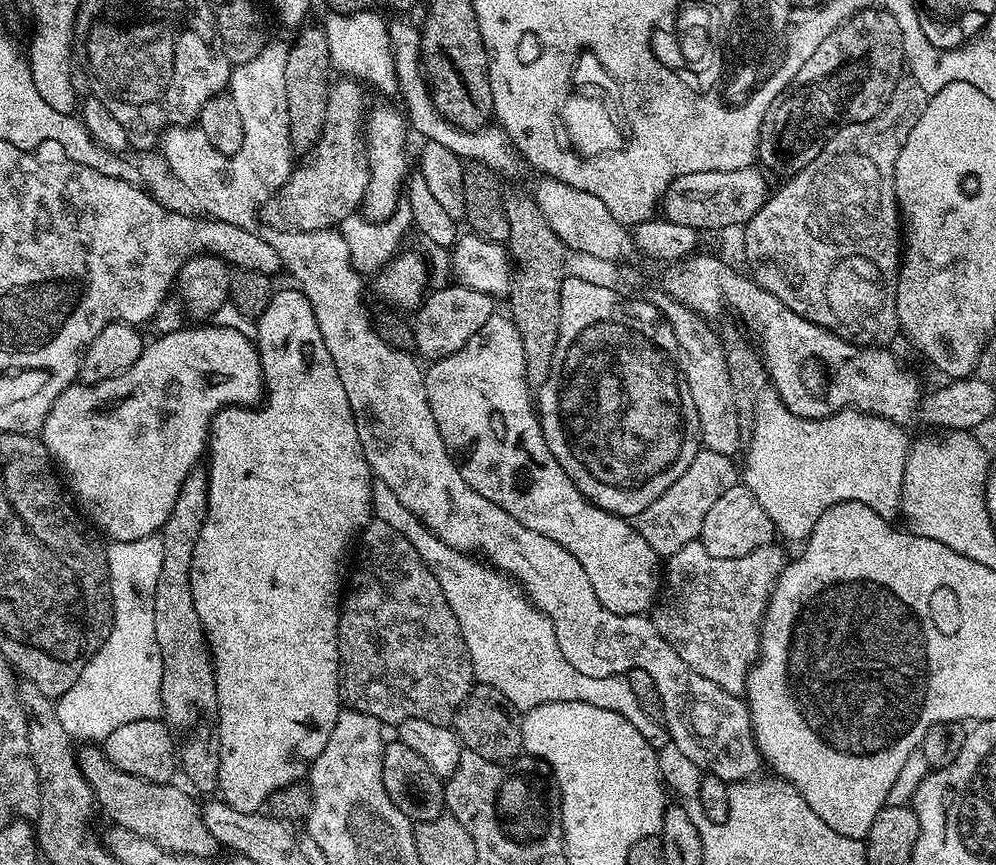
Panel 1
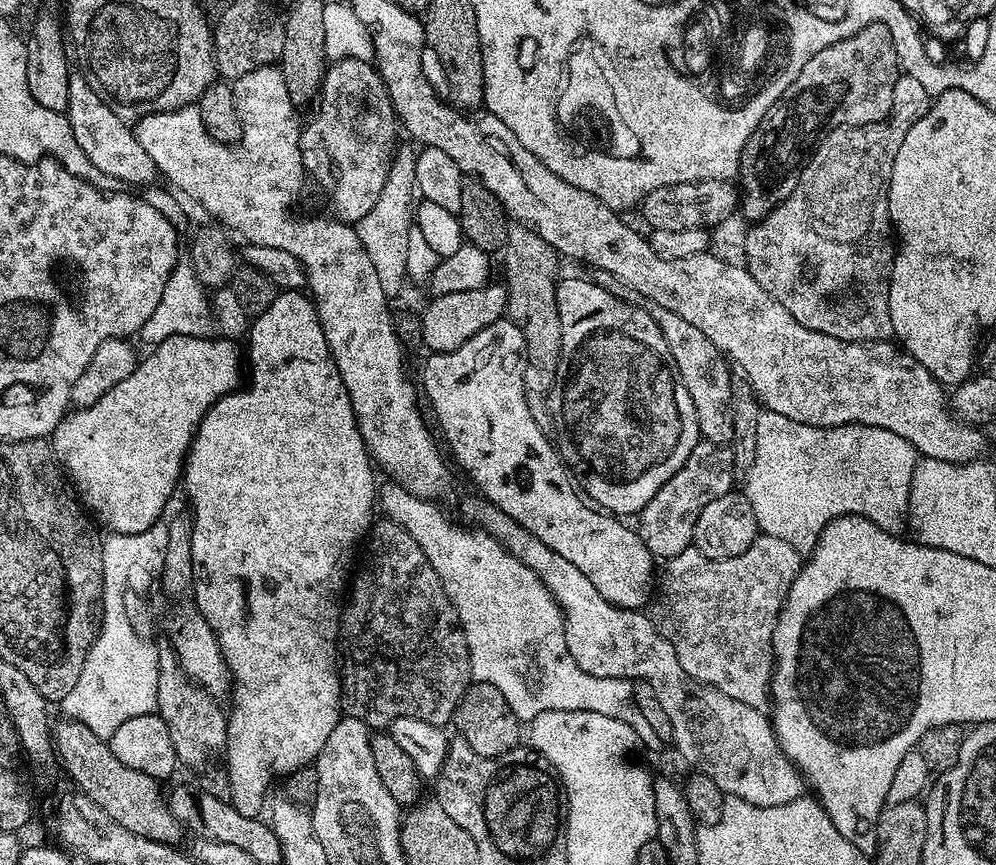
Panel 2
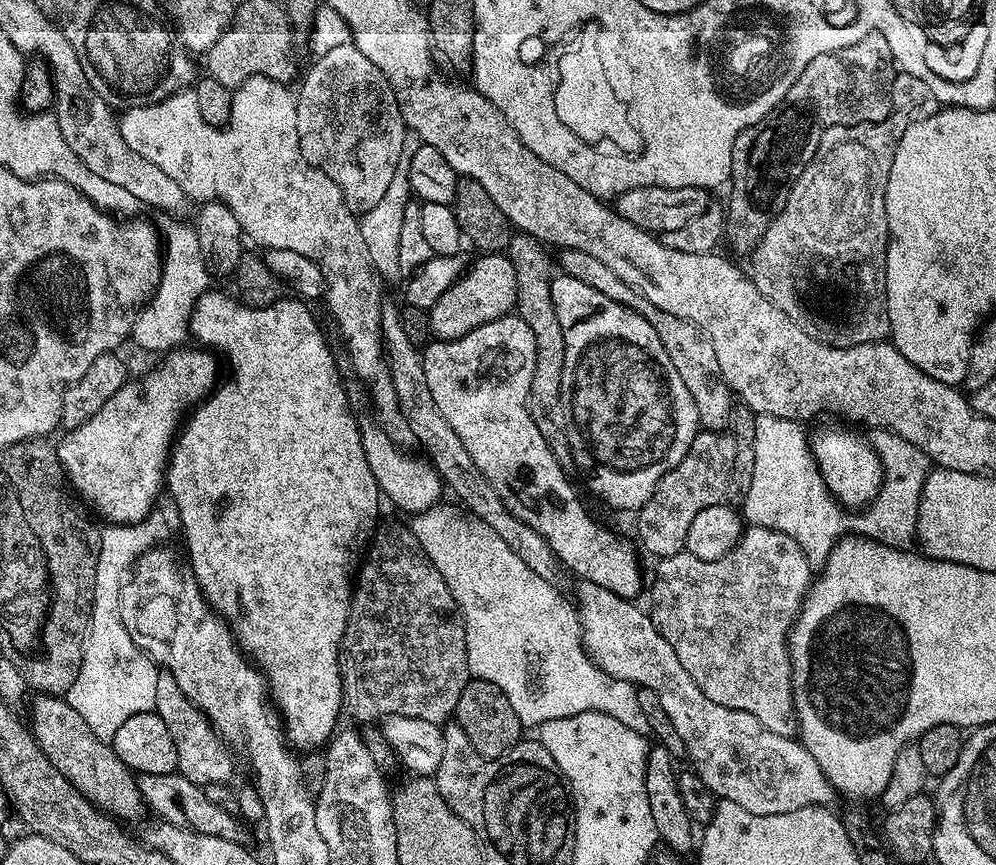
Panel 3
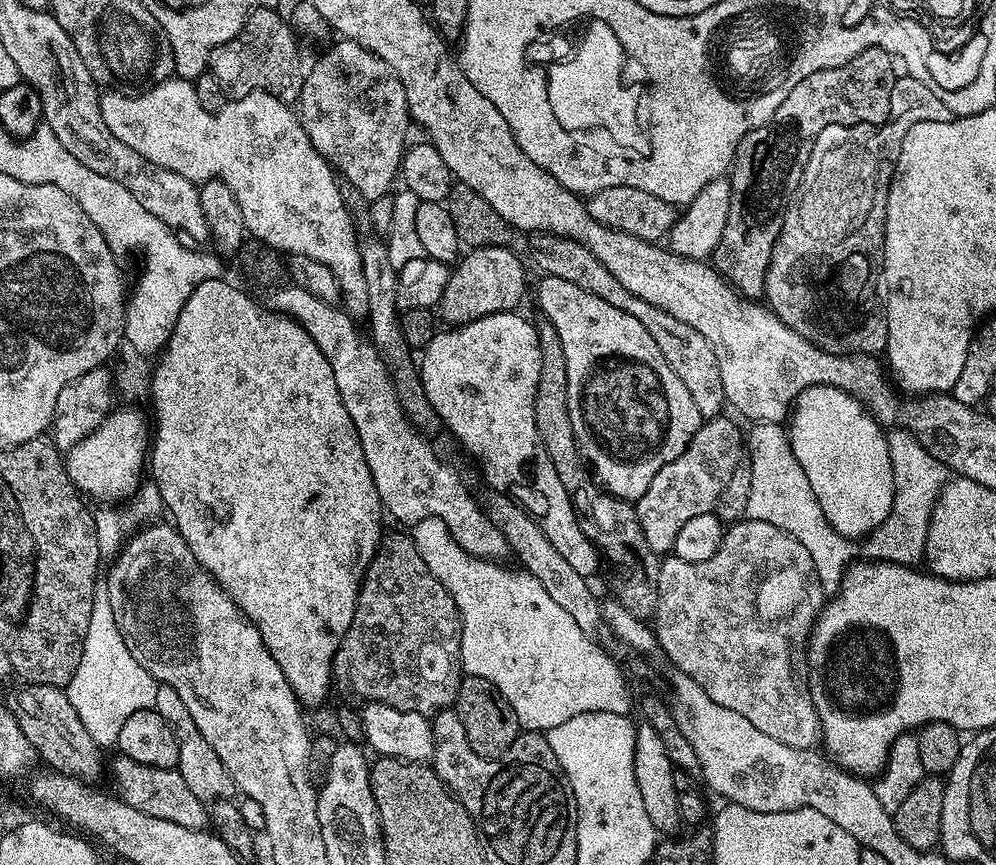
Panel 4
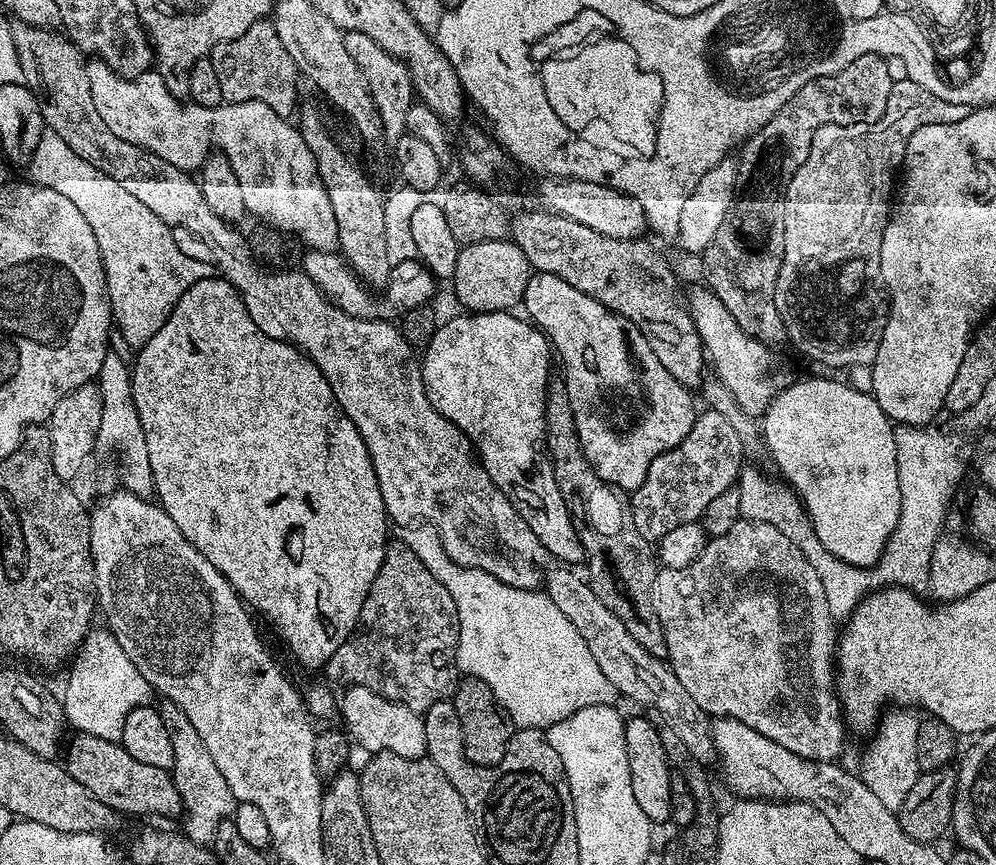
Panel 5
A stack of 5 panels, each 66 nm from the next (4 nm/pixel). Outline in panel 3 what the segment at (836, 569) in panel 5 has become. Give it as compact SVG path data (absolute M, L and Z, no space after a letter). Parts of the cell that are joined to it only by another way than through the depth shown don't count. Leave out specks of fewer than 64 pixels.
M757 415L754 434L754 479L750 481L750 494L746 494L742 502L742 516L751 527L778 530L794 538L794 542L802 546L810 566L814 570L820 570L830 558L832 547L841 539L842 533L834 526L834 510L838 507L838 502L828 491L822 474L816 467L810 436L809 433L804 433L804 428L805 425L799 420Z

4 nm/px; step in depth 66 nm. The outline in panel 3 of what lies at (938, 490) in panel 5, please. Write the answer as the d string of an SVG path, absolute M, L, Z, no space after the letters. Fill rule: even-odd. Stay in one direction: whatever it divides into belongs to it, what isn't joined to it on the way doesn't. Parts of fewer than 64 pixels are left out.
M877 428L871 433L870 443L872 448L878 454L882 462L884 471L884 481L880 487L880 493L872 501L867 510L861 511L860 516L853 522L843 507L838 506L834 510L834 526L842 534L847 533L849 529L853 533L861 534L869 540L878 540L881 544L889 544L891 548L907 549L908 544L917 539L916 523L918 522L918 506L920 505L920 495L922 486L928 478L930 471L930 461L928 455L918 446L906 442L898 434L894 434L885 428ZM869 511L869 512L868 512ZM852 524L852 528L850 527Z

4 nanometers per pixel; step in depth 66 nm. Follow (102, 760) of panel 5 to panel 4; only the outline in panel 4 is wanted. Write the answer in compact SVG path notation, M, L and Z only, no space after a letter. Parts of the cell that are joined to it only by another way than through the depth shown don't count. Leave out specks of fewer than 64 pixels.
M122 755L111 761L110 776L116 783L115 791L121 800L125 800L134 810L142 810L142 814L154 818L166 818L166 822L178 822L178 826L186 826L186 830L205 831L210 824L210 812L205 801L190 794L190 786L182 782L182 774L176 768L155 768L142 766L142 762L134 762L134 758Z

